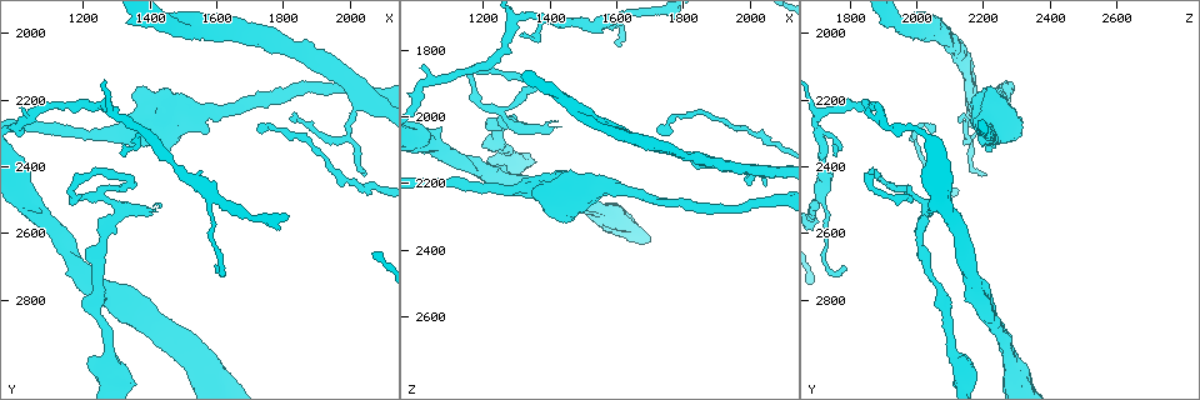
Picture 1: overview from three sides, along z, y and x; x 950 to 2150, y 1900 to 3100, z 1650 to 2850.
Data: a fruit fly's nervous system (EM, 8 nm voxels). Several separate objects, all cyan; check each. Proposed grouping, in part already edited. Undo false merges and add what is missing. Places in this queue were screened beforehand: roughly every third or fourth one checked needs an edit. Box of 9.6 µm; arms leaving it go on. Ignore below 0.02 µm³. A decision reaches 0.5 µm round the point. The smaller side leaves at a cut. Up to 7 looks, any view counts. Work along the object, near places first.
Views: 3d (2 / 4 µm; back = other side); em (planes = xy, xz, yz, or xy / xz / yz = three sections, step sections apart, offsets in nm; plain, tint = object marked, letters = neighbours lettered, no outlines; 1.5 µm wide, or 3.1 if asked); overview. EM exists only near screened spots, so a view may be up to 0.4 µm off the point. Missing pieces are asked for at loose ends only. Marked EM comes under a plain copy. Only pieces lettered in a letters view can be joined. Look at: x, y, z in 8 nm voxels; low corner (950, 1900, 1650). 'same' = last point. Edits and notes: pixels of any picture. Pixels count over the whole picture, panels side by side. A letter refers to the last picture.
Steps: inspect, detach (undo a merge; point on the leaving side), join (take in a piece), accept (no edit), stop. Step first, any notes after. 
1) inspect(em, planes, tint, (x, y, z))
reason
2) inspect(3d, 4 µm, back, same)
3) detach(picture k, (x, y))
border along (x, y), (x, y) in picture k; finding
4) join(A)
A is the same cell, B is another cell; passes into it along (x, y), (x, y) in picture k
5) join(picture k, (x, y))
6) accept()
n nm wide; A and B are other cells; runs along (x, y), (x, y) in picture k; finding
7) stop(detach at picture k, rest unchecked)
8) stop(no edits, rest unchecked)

inspect(em, planes, letters, (1240, 2400, 1860))
touches itself

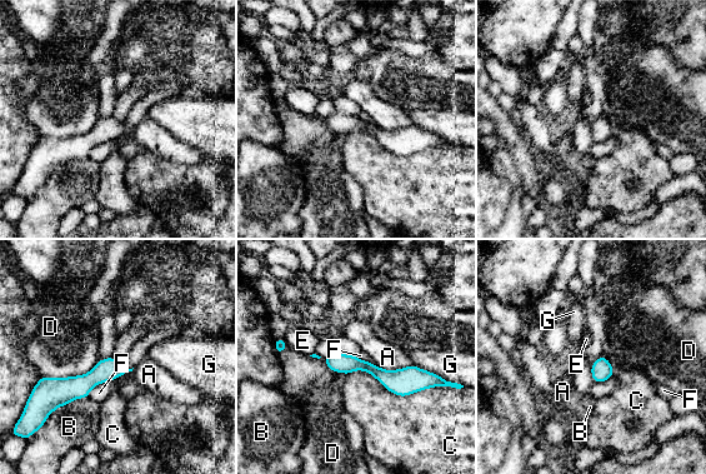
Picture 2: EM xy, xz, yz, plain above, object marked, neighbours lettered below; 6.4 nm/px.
accept()
A, B, C, D, E, F and G are other cells; runs along (328, 359), (384, 377), (425, 375) in picture 2; one cell here

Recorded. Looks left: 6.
inspect(3d, 4 µm, back, (1410, 2540, 2010))
an open end

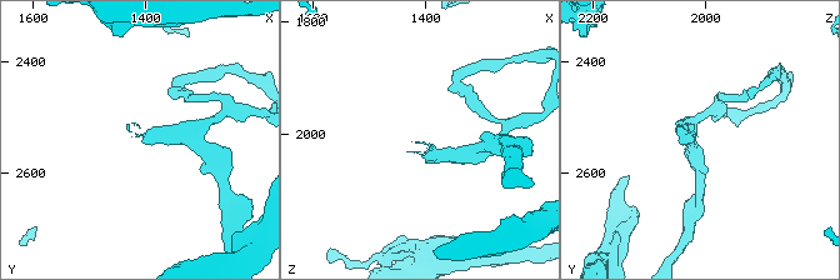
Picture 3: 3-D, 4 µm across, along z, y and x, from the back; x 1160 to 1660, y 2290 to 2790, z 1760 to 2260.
inspect(em, planes, letters, (1415, 2535, 2010))

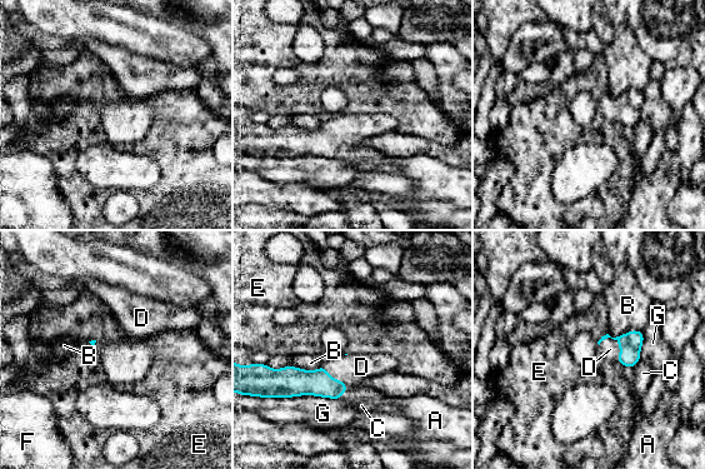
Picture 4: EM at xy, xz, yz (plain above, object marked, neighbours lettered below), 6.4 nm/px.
join(D)
G touches over 340 nm; D is the same cell, A, B, C, E, F and G are other cells; passes into it along (630, 344), (619, 347), (610, 349) in picture 4; the cell continues

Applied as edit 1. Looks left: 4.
inspect(overview)
redraw

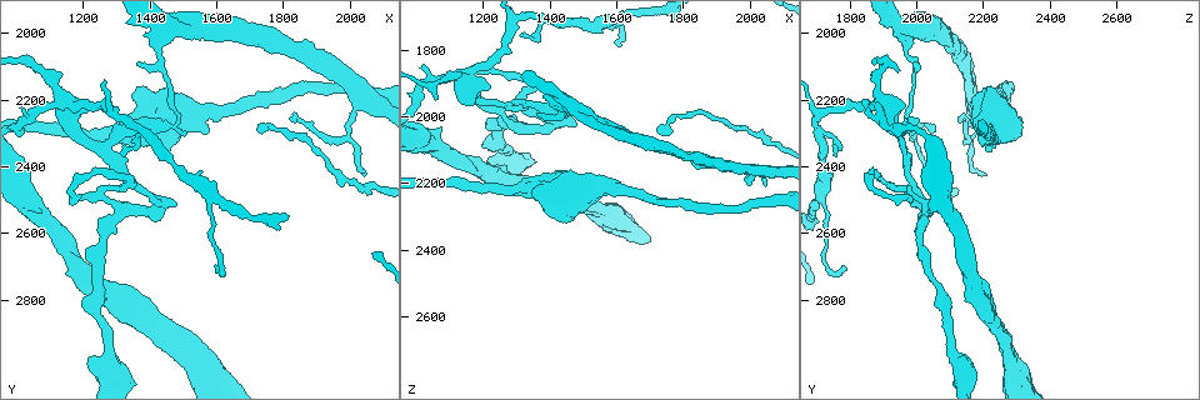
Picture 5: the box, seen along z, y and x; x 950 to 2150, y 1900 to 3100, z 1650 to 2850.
inspect(3d, 4 µm, (1470, 2870, 2250))
an open end

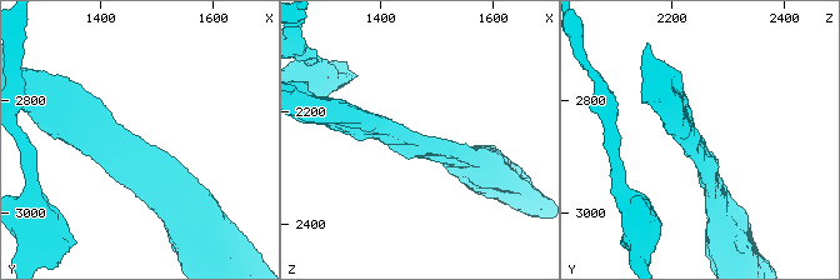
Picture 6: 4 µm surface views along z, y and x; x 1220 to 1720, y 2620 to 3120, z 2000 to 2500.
inspect(em, yz, step 4, letters, (1475, 2865, 2245))

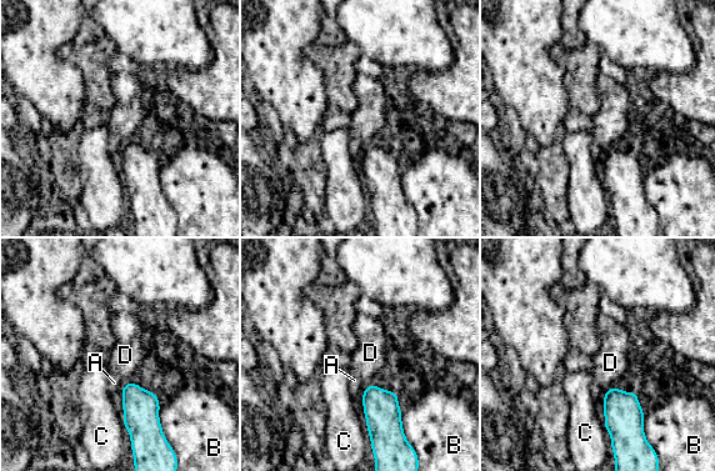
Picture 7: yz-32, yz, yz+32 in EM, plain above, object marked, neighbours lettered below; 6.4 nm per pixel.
inspect(em, xz, step 8, letters, same)

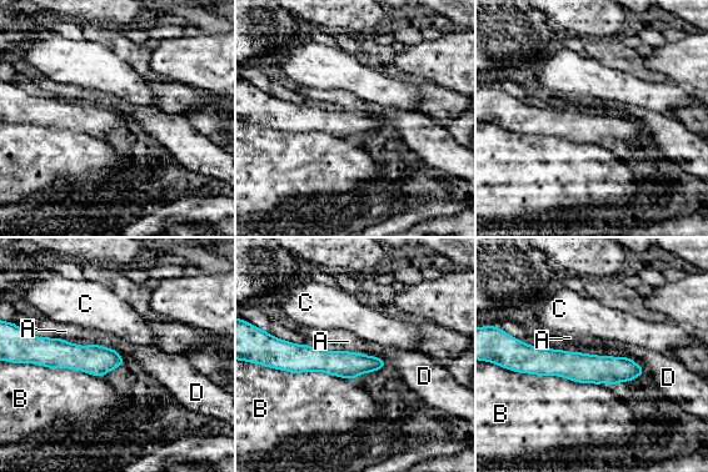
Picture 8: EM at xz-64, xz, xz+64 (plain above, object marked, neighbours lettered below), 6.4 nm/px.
accept()
A, B, C and D are other cells; border along (629, 357), (646, 372) in picture 8; none of them fits

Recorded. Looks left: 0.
stop(join at picture 4, rest unchecked)

